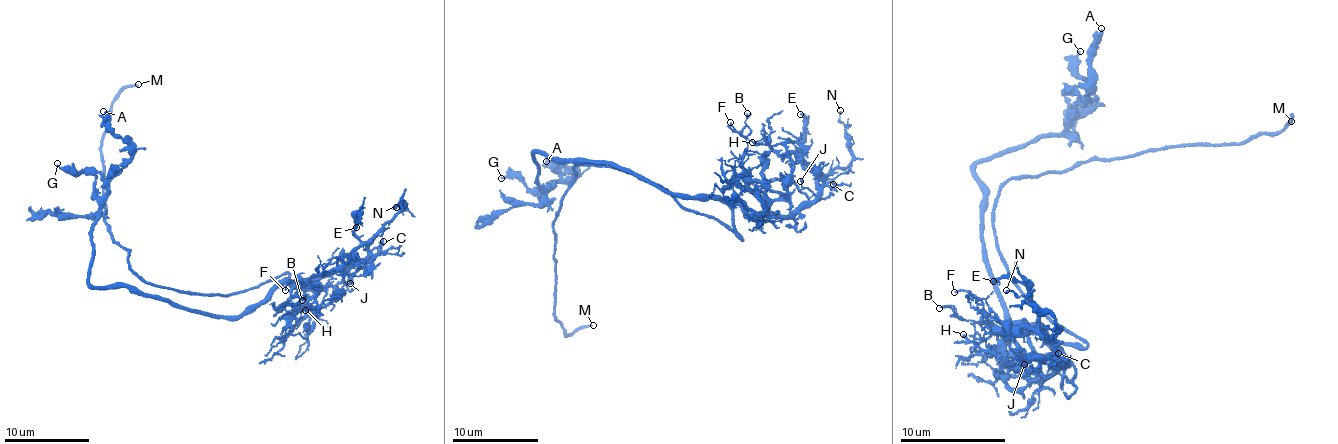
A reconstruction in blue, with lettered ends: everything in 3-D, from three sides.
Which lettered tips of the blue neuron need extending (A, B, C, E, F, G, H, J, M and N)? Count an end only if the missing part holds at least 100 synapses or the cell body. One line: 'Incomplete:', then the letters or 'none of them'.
Incomplete: M

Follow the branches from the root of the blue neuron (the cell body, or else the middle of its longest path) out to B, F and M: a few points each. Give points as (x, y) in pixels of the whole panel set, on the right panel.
B: (1073, 335), (1075, 342), (1059, 343), (1046, 330), (1053, 354), (1040, 356), (1015, 324), (989, 327), (939, 308)
F: (1073, 335), (1075, 342), (1059, 343), (1046, 330), (1066, 368), (1016, 352), (1007, 327), (954, 292)
M: (1073, 335), (1027, 298), (998, 248), (993, 205), (1005, 183), (1157, 148), (1247, 143), (1291, 121)

